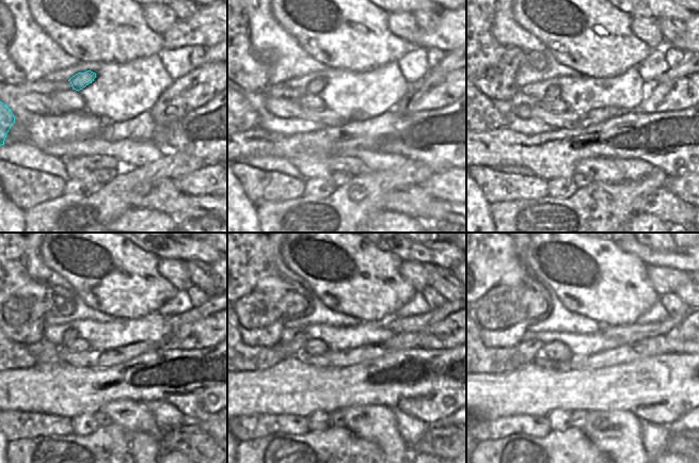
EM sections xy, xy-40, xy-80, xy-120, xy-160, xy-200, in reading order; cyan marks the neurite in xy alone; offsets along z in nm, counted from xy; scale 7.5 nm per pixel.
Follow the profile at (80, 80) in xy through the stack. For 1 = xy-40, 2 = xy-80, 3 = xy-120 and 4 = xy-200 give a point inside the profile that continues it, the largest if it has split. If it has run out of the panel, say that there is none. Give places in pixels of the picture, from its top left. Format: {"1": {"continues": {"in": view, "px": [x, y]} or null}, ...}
{"1": {"continues": {"in": "xy-40", "px": [315, 85]}}, "2": {"continues": {"in": "xy-80", "px": [538, 91]}}, "3": {"continues": {"in": "xy-120", "px": [59, 335]}}, "4": {"continues": {"in": "xy-200", "px": [494, 361]}}}

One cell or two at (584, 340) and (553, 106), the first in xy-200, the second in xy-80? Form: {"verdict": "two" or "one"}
{"verdict": "two"}

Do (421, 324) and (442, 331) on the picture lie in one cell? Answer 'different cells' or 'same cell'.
different cells

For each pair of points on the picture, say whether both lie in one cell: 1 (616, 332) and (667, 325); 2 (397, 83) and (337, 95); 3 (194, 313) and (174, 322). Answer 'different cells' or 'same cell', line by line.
1: same cell
2: same cell
3: same cell

